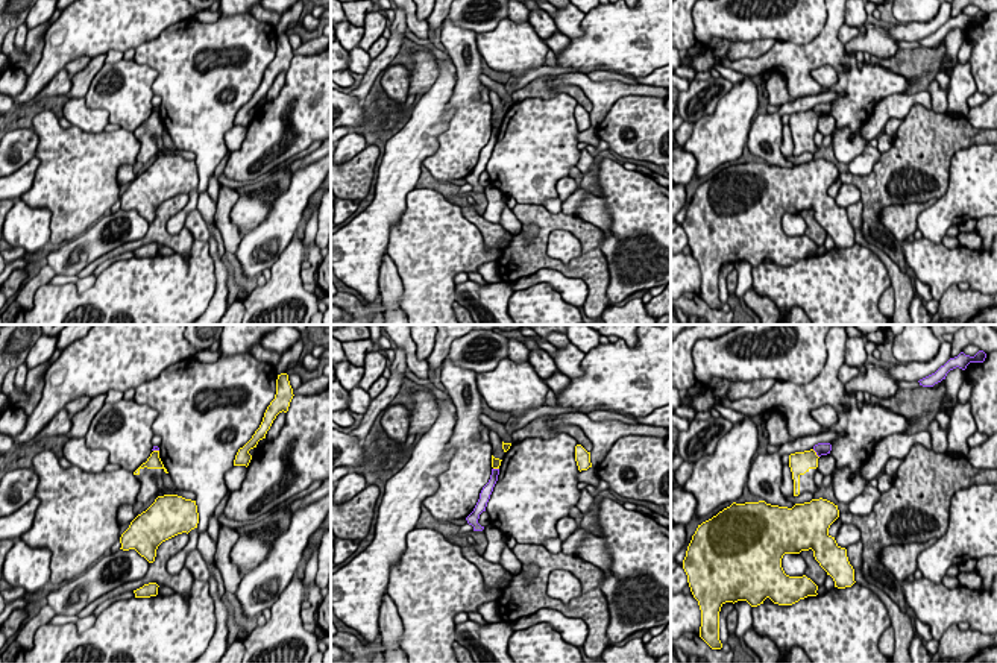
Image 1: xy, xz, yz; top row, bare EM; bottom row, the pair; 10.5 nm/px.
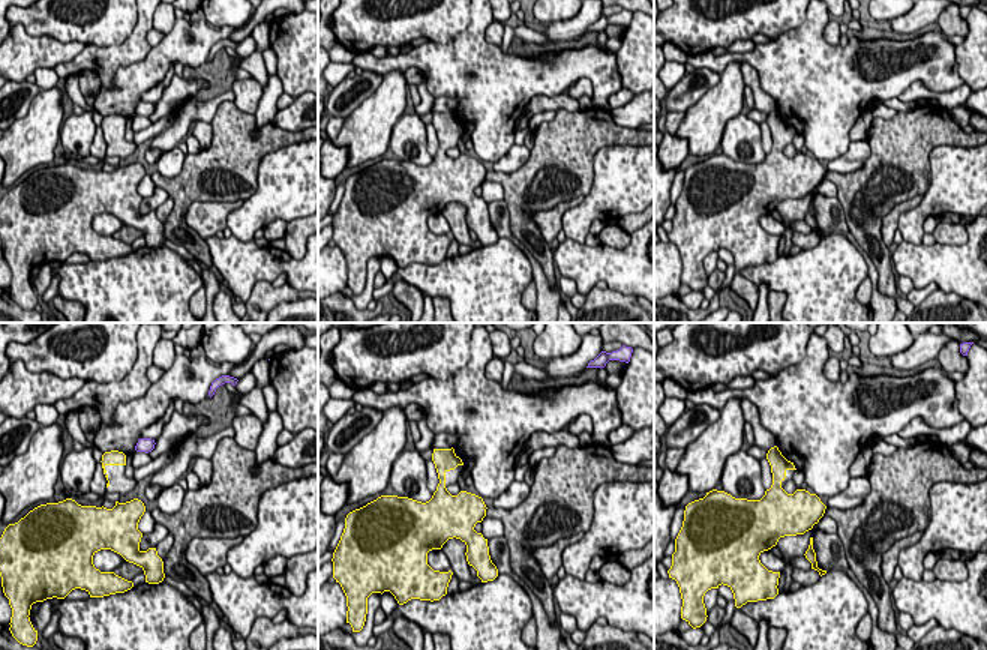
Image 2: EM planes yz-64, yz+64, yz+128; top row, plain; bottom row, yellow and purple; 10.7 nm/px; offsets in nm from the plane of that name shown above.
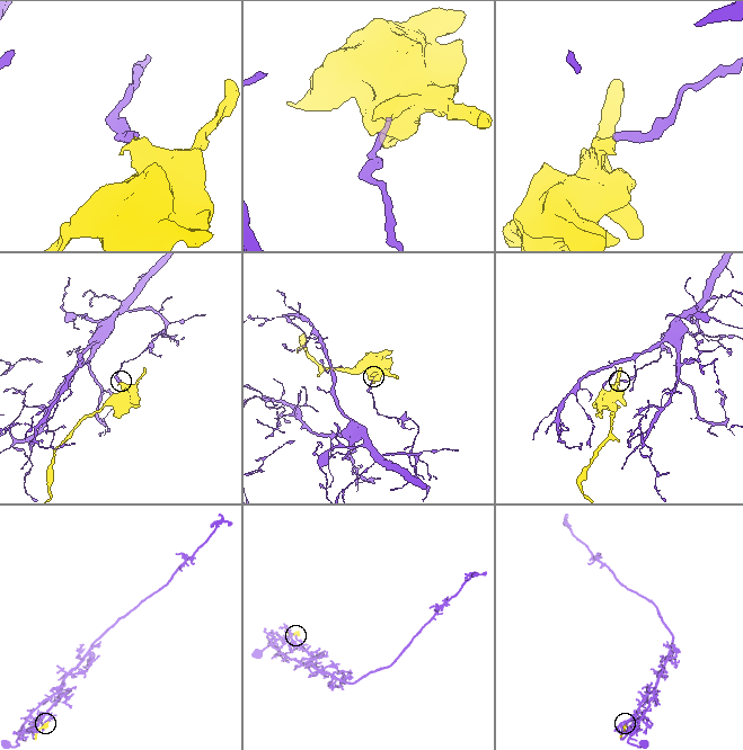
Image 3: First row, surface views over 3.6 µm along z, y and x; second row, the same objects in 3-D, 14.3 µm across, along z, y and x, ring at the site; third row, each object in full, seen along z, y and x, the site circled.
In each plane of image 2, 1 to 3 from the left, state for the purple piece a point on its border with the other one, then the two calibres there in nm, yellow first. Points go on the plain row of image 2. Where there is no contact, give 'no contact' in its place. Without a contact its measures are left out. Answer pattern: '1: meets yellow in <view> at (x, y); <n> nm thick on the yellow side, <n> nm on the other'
1: no contact
2: no contact
3: no contact

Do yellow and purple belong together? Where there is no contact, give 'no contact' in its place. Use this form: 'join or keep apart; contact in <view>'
keep apart; contact in yz

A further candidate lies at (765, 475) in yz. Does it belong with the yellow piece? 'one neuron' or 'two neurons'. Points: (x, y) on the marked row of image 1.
two neurons

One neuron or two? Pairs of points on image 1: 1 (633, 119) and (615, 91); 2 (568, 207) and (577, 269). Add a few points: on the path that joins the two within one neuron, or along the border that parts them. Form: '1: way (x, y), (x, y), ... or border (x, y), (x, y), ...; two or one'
1: border (654, 96), (624, 94), (597, 125); two
2: border (562, 211), (574, 216); two

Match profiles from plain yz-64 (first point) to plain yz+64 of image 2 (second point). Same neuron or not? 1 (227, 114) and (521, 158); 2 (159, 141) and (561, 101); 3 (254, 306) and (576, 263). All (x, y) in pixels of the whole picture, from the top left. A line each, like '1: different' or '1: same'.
1: different
2: same
3: different

